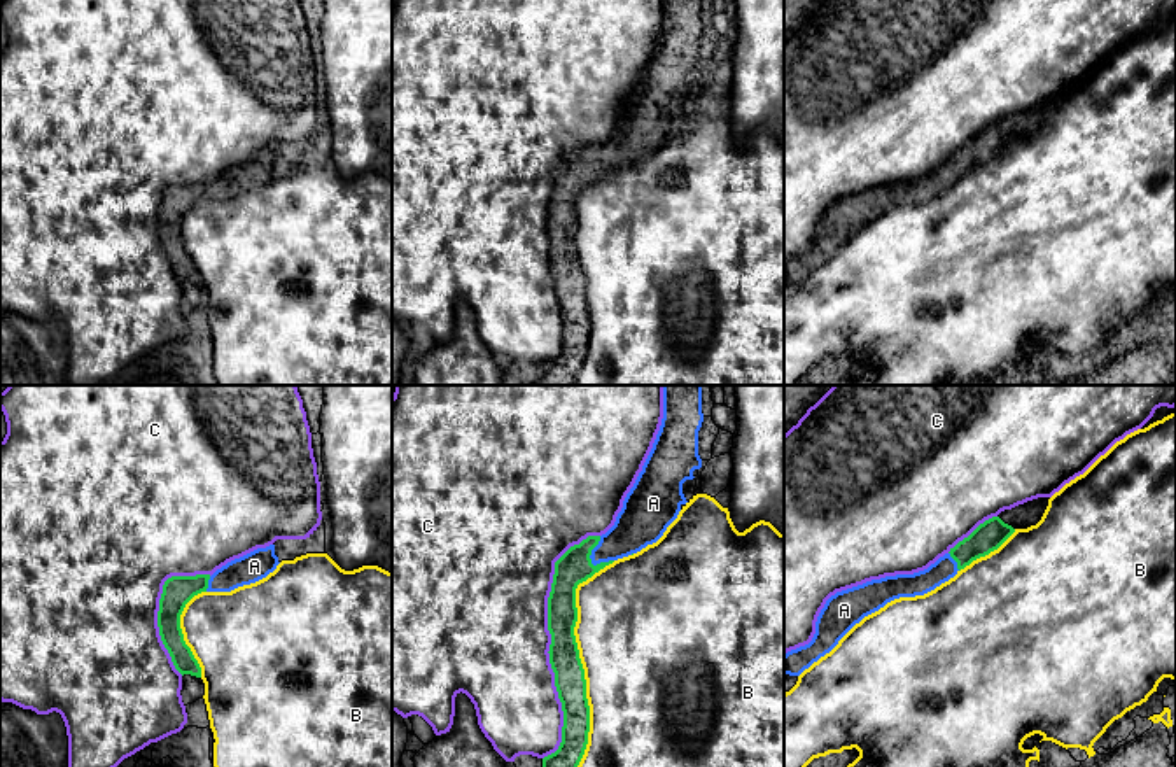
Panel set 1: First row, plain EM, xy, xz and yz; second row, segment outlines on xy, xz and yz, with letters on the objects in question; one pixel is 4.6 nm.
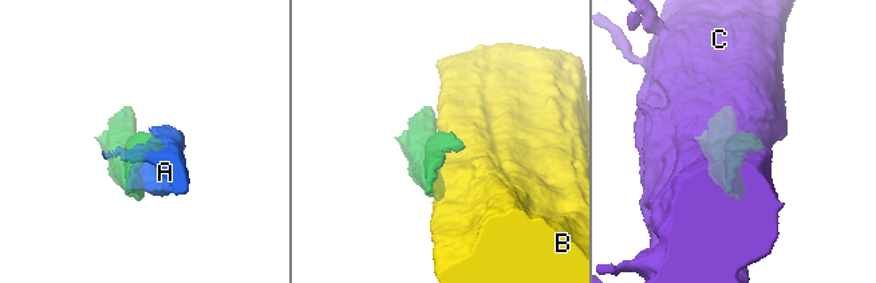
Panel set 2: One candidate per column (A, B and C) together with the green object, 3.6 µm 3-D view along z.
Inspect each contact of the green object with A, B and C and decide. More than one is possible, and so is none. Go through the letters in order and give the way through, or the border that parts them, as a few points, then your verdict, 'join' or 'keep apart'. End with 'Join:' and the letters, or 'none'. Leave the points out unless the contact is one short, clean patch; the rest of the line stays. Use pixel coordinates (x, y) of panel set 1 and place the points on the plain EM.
A: join
B: keep apart
C: keep apart
Join: A

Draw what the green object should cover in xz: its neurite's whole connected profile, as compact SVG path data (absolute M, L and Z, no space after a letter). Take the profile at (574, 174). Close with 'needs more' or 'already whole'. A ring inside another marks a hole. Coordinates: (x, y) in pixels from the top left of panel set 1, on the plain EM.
M663 0L663 26L653 56L634 95L623 109L614 133L602 144L588 144L570 154L556 170L548 205L548 238L551 242L550 271L564 319L562 350L558 357L542 366L542 376L534 385L576 385L576 376L584 362L590 340L590 313L586 306L584 277L574 243L578 229L576 196L595 180L618 166L640 159L656 151L686 112L682 91L693 88L693 79L702 75L698 63L698 39L704 30L702 0Z | needs more

